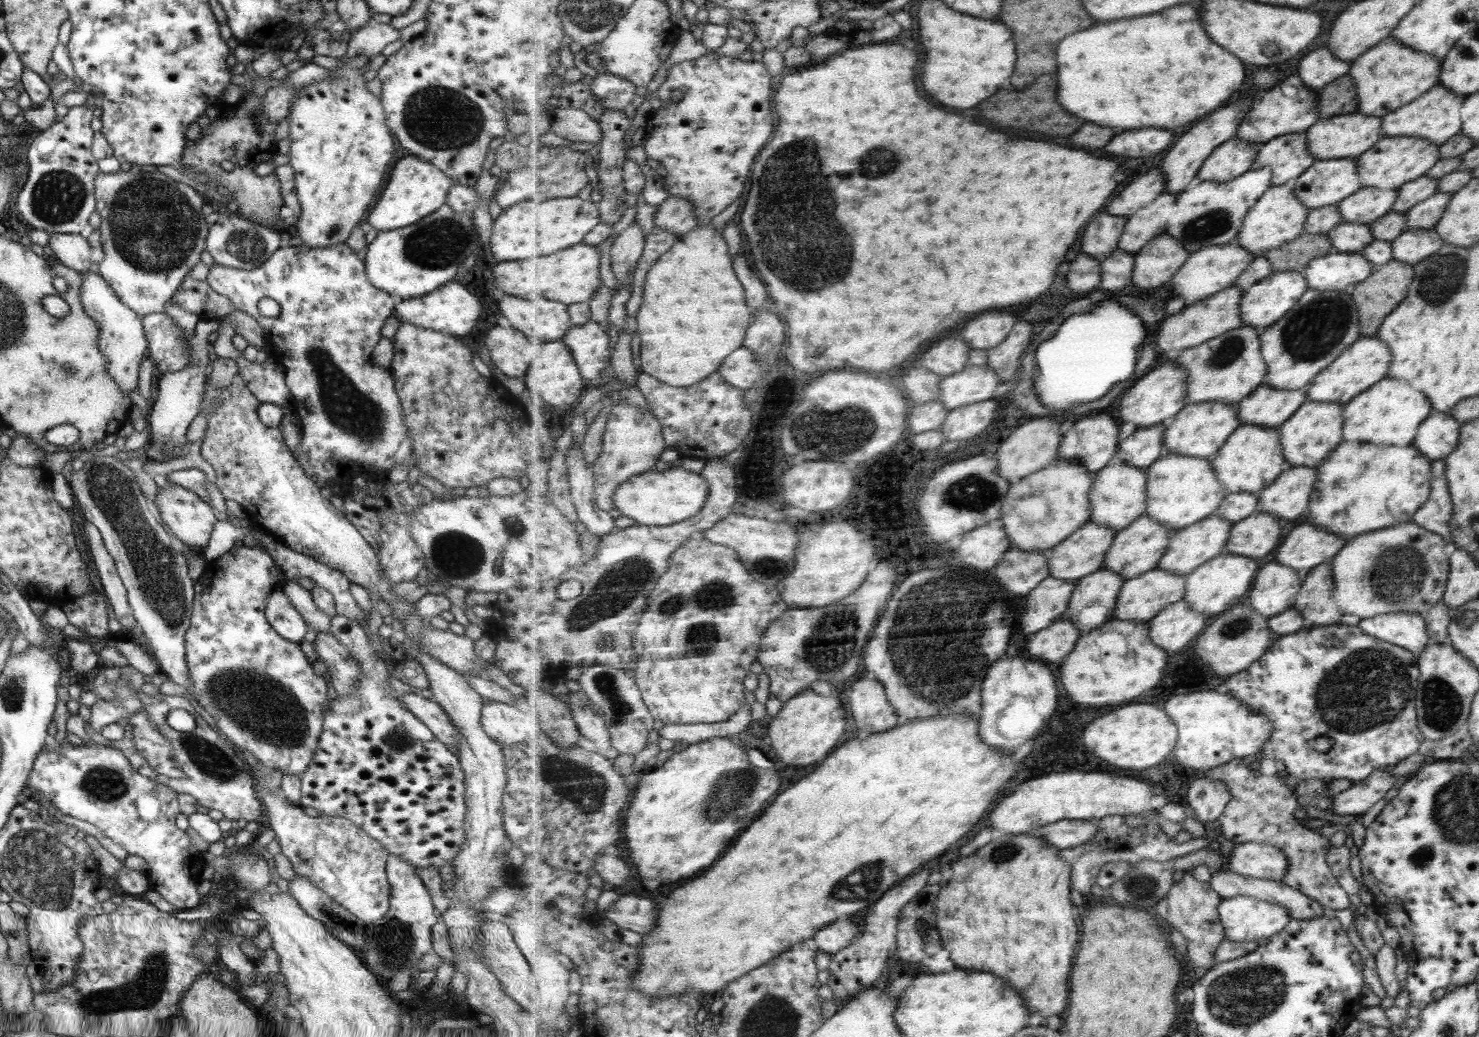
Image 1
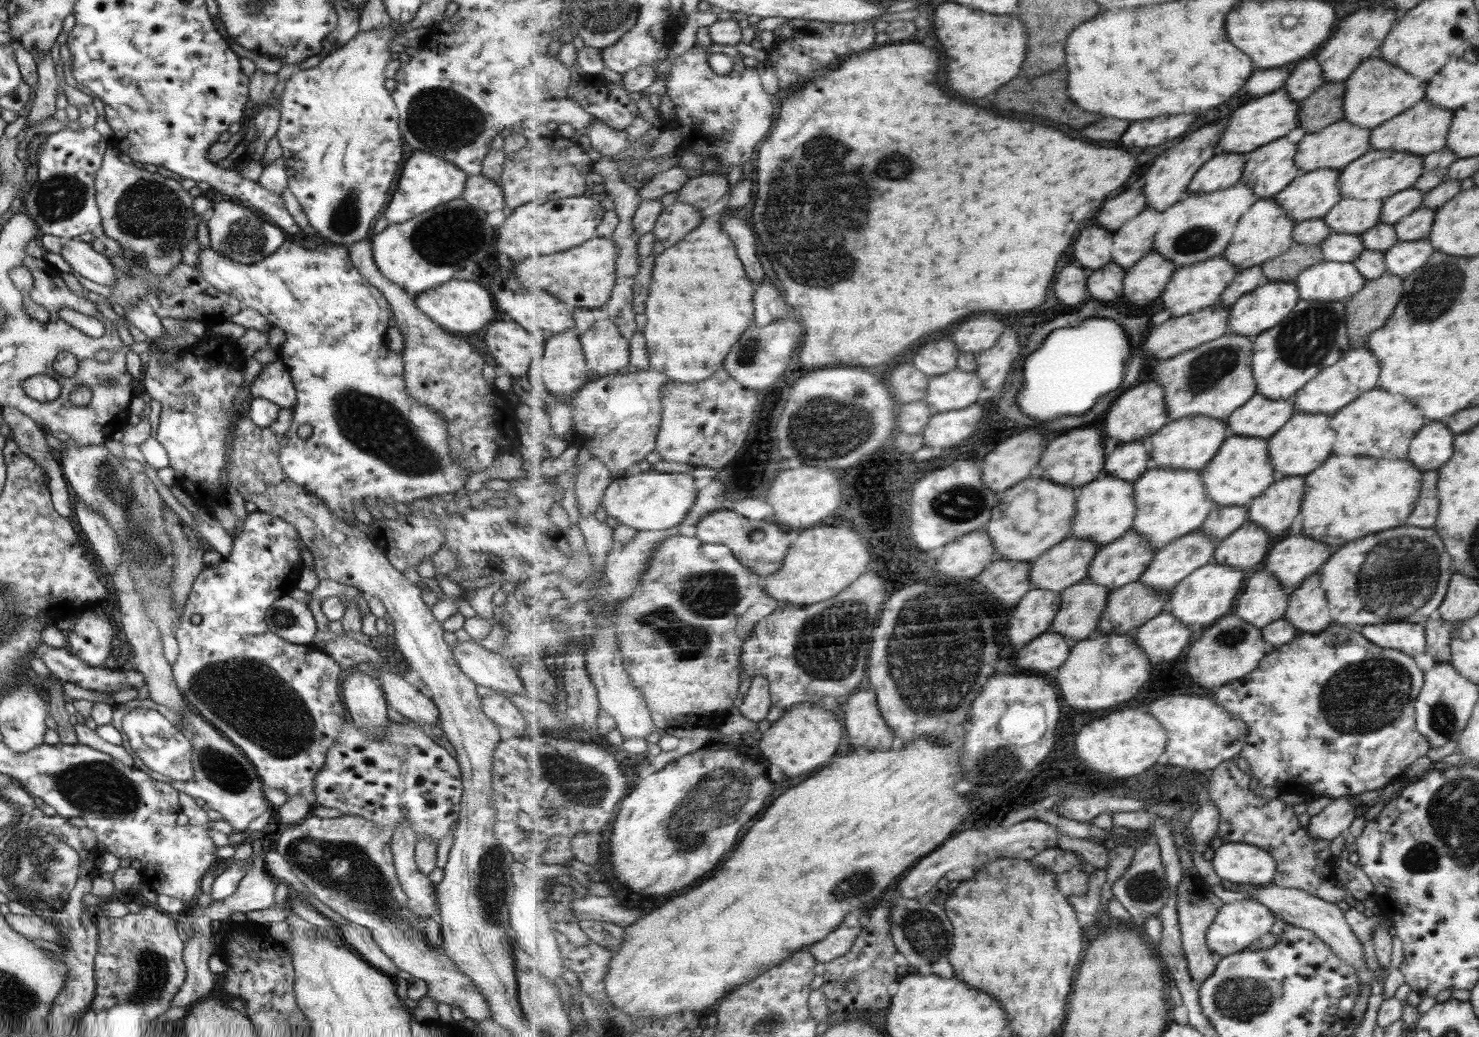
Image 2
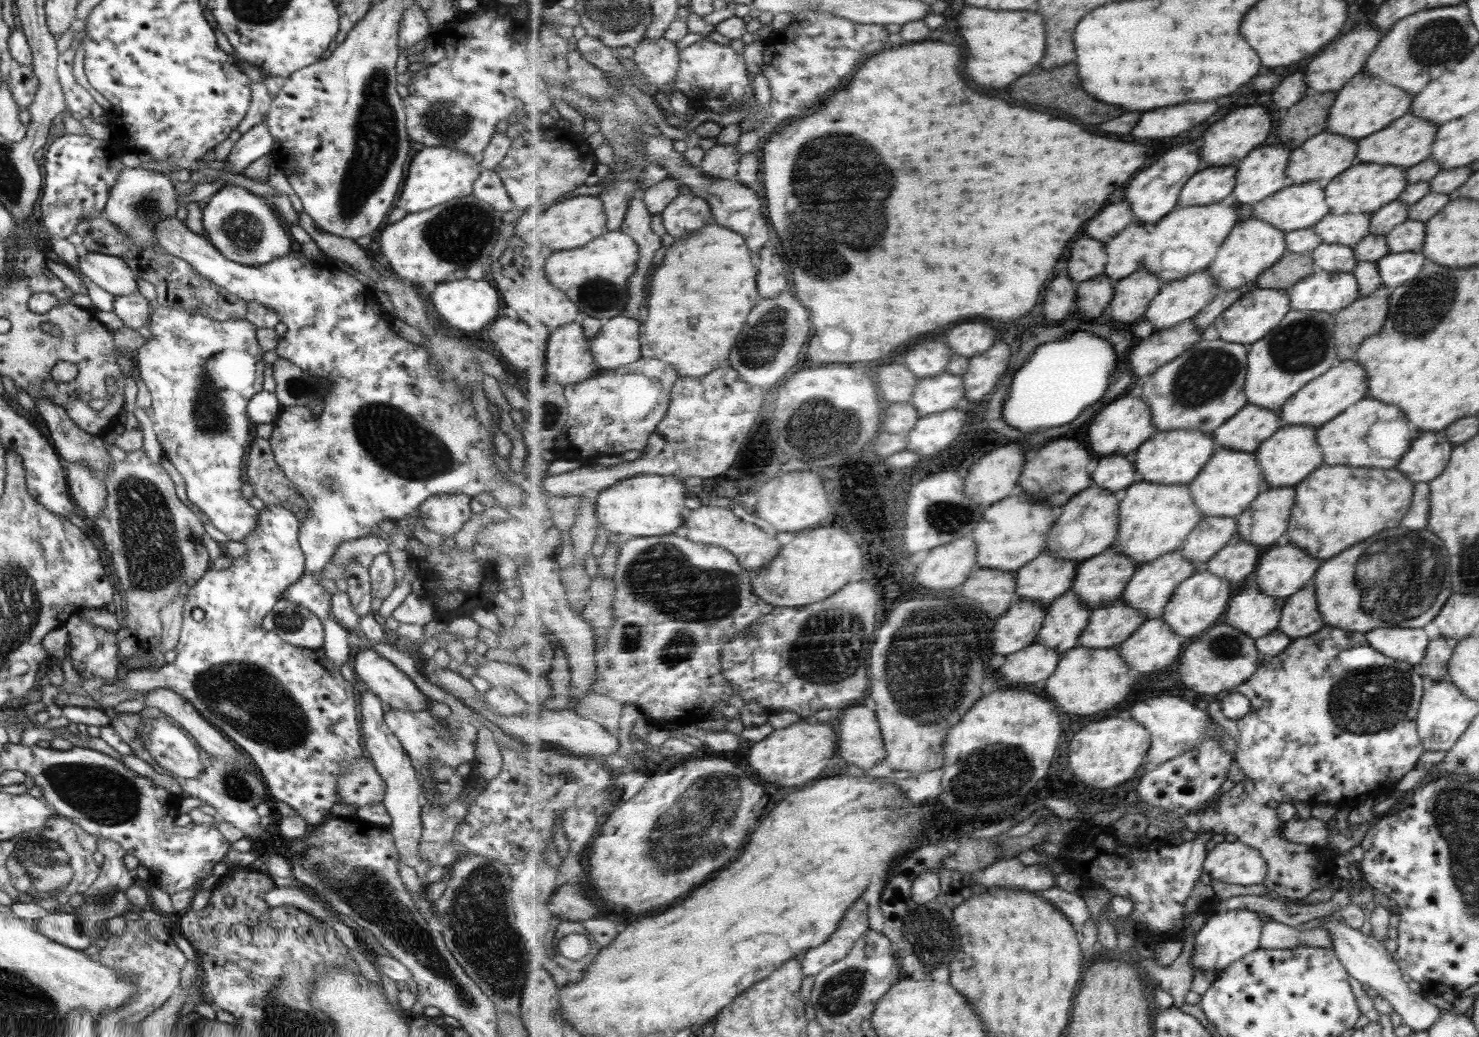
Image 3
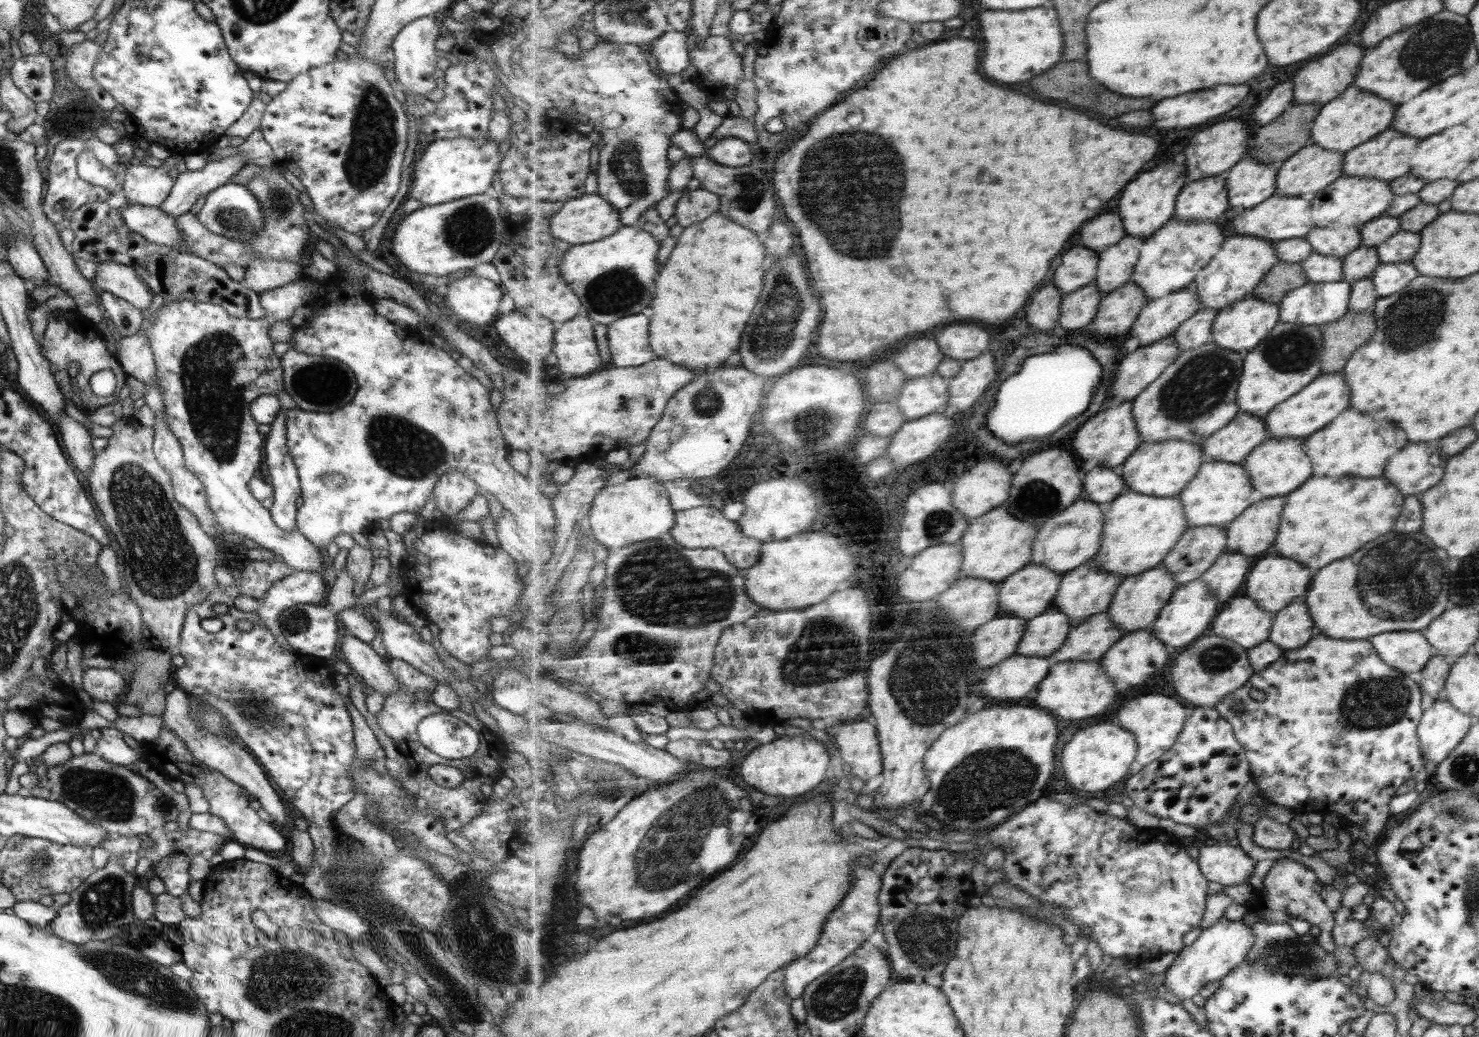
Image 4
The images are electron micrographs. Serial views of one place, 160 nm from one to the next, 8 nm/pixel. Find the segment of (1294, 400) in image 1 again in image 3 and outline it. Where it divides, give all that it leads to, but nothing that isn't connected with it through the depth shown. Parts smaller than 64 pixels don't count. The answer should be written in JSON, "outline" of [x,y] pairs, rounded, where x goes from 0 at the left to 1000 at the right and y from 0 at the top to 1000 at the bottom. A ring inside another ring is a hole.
{"outline":[[[844,389],[821,417],[824,430],[850,437],[868,411],[865,397]]]}

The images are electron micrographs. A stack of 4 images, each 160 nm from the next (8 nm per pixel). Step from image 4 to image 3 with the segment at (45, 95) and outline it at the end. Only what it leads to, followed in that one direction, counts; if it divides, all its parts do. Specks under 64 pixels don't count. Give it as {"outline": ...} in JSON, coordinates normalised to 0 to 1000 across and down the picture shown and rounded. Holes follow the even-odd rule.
{"outline":[[[10,59],[7,62],[7,75],[5,75],[5,84],[8,95],[14,106],[18,106],[26,89],[26,74],[23,72],[22,64],[15,64]]]}

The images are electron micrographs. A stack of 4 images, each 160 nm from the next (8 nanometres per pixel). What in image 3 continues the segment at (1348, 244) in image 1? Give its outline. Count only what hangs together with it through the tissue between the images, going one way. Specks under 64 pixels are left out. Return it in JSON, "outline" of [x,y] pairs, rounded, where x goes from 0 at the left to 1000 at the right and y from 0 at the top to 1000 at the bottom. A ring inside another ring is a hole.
{"outline":[[[894,234],[887,246],[890,253],[890,257],[895,262],[912,262],[917,258],[917,248],[915,238],[907,235]]]}

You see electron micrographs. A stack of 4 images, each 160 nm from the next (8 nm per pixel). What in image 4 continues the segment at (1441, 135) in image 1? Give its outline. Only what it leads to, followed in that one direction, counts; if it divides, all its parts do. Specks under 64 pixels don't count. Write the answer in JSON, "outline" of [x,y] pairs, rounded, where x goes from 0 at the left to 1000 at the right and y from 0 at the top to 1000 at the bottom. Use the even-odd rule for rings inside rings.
{"outline":[[[941,123],[932,129],[931,132],[922,137],[917,143],[909,147],[908,168],[910,170],[931,172],[941,176],[943,173],[953,167],[954,152],[959,140],[959,133],[945,129]]]}

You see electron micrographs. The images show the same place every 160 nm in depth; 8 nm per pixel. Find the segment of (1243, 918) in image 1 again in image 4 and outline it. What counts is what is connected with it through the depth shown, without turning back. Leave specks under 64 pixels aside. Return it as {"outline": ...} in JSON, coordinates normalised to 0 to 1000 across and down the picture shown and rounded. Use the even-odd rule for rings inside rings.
{"outline":[[[830,885],[824,887],[821,893],[814,896],[811,905],[799,916],[795,928],[788,937],[788,953],[799,964],[805,964],[812,959],[817,948],[827,946],[834,934],[836,934],[847,918],[850,903],[847,894],[841,888],[834,889]]]}

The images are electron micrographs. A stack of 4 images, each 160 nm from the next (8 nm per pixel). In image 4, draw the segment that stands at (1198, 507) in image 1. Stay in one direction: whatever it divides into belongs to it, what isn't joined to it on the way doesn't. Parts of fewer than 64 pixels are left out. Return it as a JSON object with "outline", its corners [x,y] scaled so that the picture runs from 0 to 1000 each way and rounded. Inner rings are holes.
{"outline":[[[764,472],[748,489],[745,531],[738,544],[759,557],[769,555],[785,546],[805,509],[801,484],[798,478],[784,479]]]}

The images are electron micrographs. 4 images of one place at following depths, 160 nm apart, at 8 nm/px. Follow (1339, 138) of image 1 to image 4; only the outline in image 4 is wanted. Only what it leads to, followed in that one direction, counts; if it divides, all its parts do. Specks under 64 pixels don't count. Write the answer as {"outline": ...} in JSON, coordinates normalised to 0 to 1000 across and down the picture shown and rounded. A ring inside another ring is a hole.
{"outline":[[[891,138],[884,141],[865,164],[863,187],[889,190],[908,168],[909,148],[897,145]]]}

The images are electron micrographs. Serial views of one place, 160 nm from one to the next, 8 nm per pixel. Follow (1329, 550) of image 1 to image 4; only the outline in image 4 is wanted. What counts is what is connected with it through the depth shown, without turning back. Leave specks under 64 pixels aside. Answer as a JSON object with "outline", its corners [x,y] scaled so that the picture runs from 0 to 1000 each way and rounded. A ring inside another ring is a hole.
{"outline":[[[861,531],[857,537],[853,538],[846,550],[844,555],[843,574],[851,579],[852,586],[863,594],[872,582],[876,582],[879,577],[883,577],[888,557],[888,554],[886,548]]]}

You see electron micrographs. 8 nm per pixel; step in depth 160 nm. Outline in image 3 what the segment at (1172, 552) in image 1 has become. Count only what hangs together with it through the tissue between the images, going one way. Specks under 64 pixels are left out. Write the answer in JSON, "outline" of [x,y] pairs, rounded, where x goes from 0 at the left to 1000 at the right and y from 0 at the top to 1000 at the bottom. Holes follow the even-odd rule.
{"outline":[[[796,531],[792,534],[787,534],[786,538],[780,540],[769,548],[769,553],[767,554],[765,560],[762,565],[760,579],[764,586],[771,588],[776,597],[786,596],[788,594],[788,587],[791,583],[791,580],[796,571],[796,567],[804,557],[808,556],[807,540],[801,536],[800,532]]]}

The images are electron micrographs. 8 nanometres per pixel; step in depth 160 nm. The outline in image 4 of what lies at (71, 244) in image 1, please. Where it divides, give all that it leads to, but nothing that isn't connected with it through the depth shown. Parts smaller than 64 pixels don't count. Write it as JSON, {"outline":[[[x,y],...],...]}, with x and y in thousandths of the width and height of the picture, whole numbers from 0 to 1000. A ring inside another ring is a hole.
{"outline":[[[78,252],[66,254],[62,273],[66,280],[85,289],[96,301],[103,291],[103,282],[92,261]]]}

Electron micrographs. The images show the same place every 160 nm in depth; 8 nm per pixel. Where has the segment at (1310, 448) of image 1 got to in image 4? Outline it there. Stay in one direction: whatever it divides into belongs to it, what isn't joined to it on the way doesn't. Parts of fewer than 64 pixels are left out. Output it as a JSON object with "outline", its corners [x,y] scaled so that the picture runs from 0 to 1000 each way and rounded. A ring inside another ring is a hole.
{"outline":[[[858,422],[842,444],[840,448],[845,454],[848,469],[855,479],[871,478],[882,468],[889,457],[888,445],[881,422]]]}

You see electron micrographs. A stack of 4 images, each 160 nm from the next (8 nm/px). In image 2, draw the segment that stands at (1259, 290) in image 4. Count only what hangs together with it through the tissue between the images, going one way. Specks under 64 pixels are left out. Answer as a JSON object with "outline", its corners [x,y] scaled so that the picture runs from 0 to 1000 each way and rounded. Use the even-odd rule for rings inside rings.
{"outline":[[[876,234],[874,240],[866,248],[854,255],[859,271],[877,272],[881,260],[893,254],[896,249],[893,236]]]}

